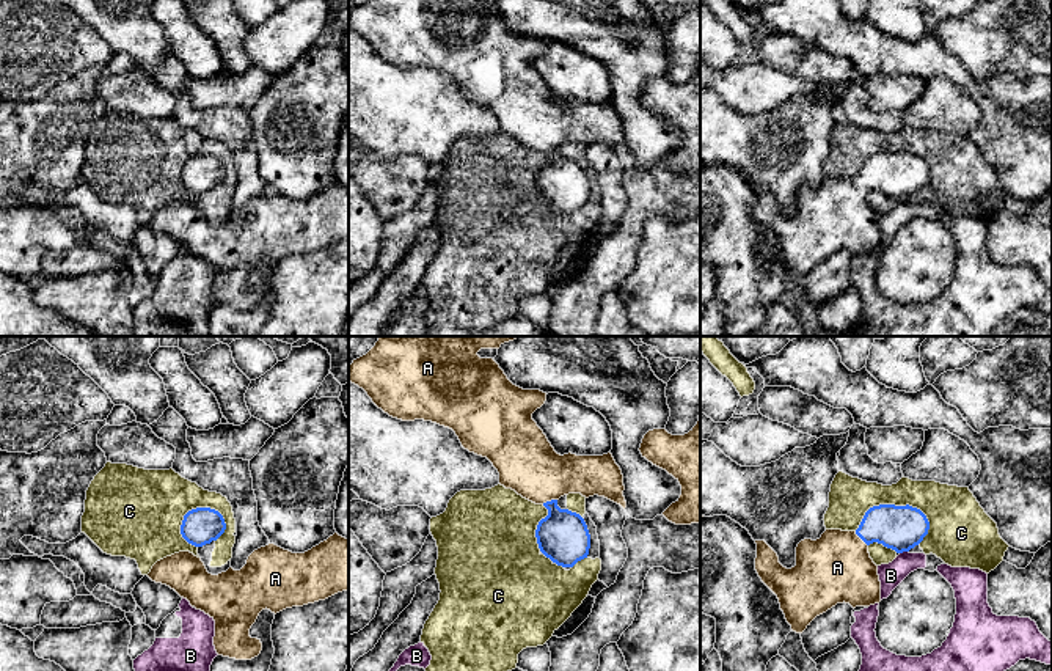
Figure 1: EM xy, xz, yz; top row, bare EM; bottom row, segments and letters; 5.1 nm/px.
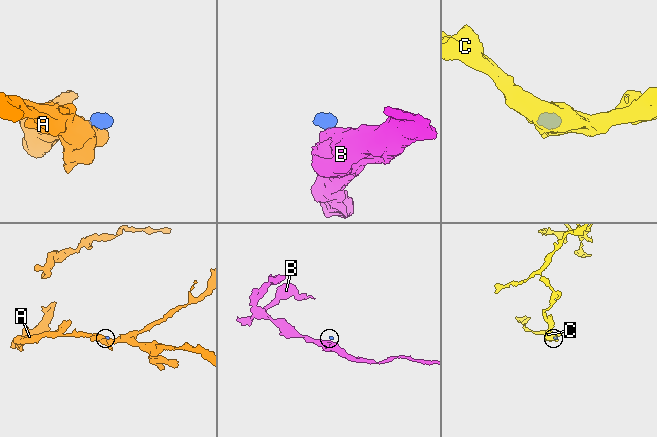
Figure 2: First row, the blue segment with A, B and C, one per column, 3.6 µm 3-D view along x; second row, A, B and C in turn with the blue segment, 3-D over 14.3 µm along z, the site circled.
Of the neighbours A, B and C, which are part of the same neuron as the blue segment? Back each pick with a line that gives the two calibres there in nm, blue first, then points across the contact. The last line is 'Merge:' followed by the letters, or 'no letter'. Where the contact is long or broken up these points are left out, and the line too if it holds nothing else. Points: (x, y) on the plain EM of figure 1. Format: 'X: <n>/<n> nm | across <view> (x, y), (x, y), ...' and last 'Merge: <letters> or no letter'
A: 260/300 nm | across xz (562, 184), (561, 173), (548, 150), (544, 128), (526, 110)
Merge: A

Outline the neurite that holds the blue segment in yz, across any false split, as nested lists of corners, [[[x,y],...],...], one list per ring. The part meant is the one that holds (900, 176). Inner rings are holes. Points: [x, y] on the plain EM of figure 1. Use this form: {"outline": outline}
{"outline": [[[879,152],[865,160],[856,179],[826,178],[816,189],[801,189],[796,195],[796,214],[791,217],[779,211],[777,201],[765,189],[755,189],[755,218],[762,229],[777,244],[791,278],[802,281],[816,264],[837,251],[845,250],[856,256],[881,250],[881,229],[878,214],[868,201],[870,192],[878,190],[897,201],[903,201],[919,193],[928,178],[930,170],[920,157],[909,152]]]}

